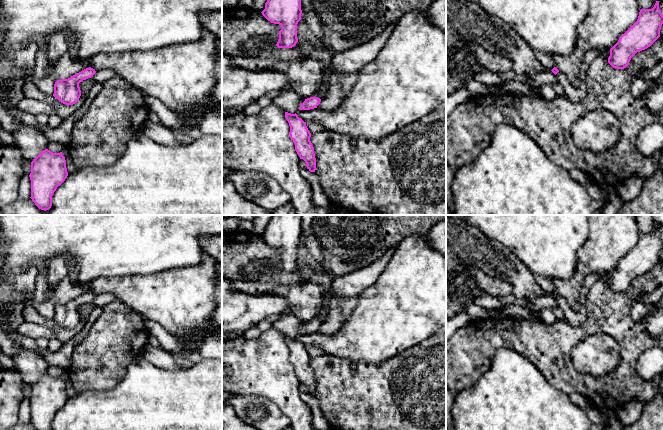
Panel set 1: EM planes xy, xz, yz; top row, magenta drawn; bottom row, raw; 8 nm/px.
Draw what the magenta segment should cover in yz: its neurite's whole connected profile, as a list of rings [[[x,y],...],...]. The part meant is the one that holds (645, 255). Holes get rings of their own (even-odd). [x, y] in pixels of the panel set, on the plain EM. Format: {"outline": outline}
{"outline": [[[656,225],[652,233],[641,233],[637,245],[610,273],[608,287],[615,293],[626,292],[637,276],[647,273],[660,261],[662,248],[659,225]]]}

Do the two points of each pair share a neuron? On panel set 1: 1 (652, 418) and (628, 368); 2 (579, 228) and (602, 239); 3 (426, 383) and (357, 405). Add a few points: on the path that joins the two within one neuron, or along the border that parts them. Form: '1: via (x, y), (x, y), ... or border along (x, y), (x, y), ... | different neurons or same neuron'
1: border along (652, 397), (645, 403) | different neurons
2: border along (589, 225), (588, 237), (577, 253) | different neurons
3: via (409, 400), (406, 403), (374, 403) | same neuron

